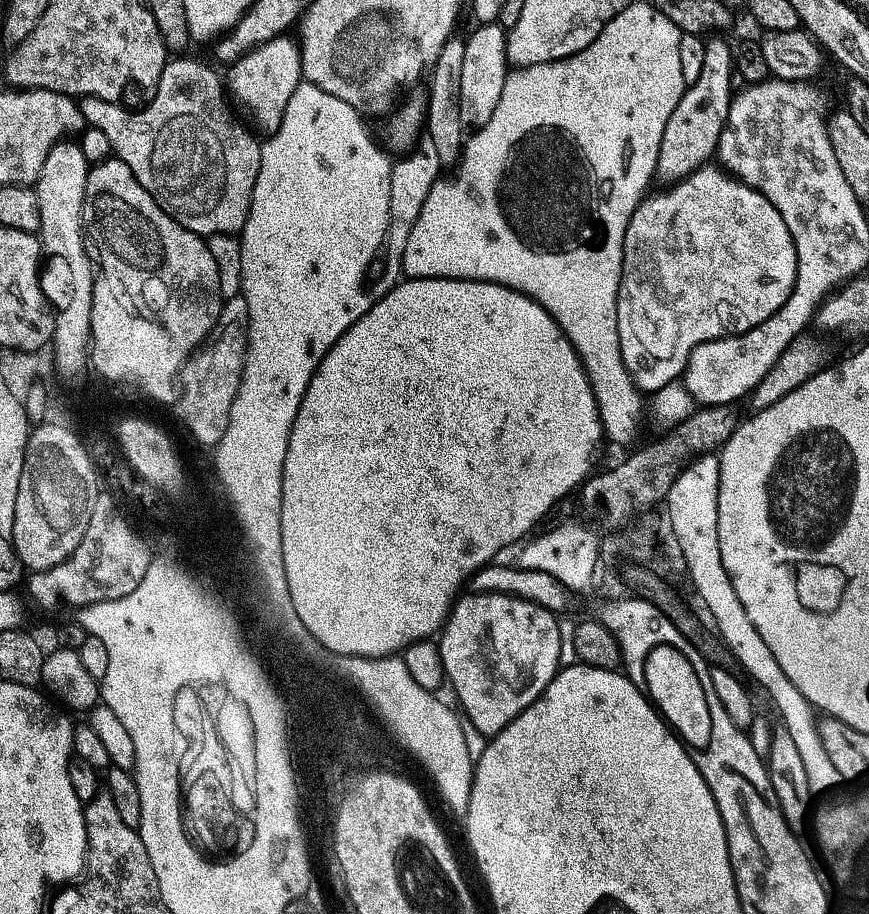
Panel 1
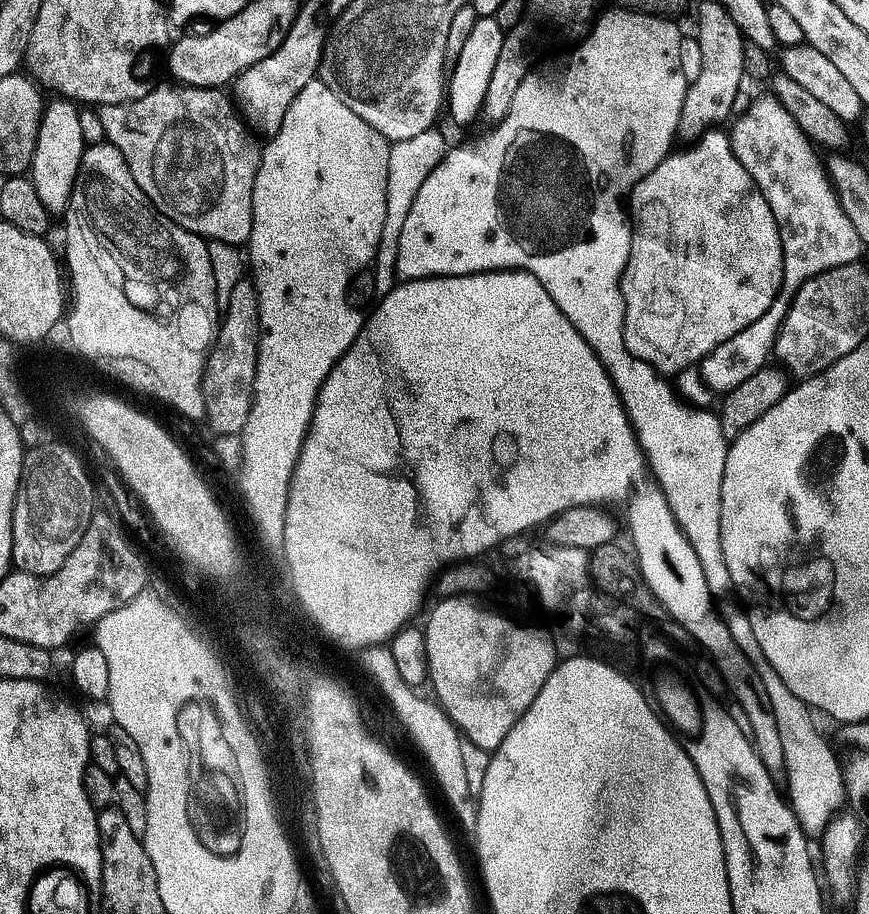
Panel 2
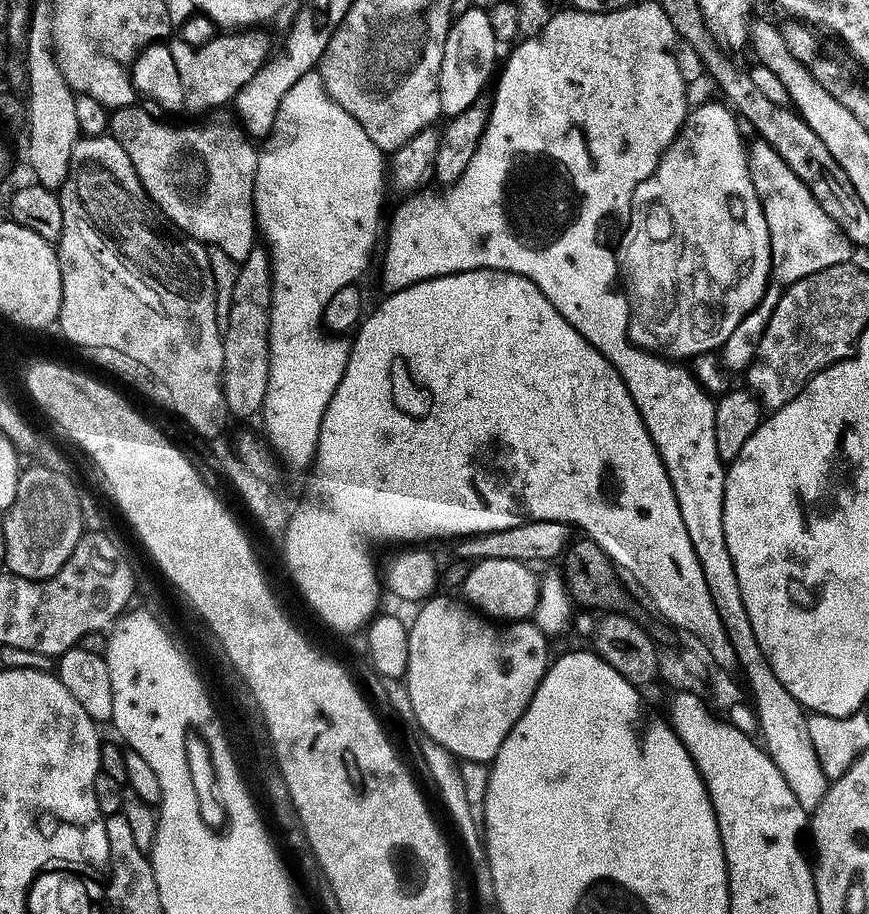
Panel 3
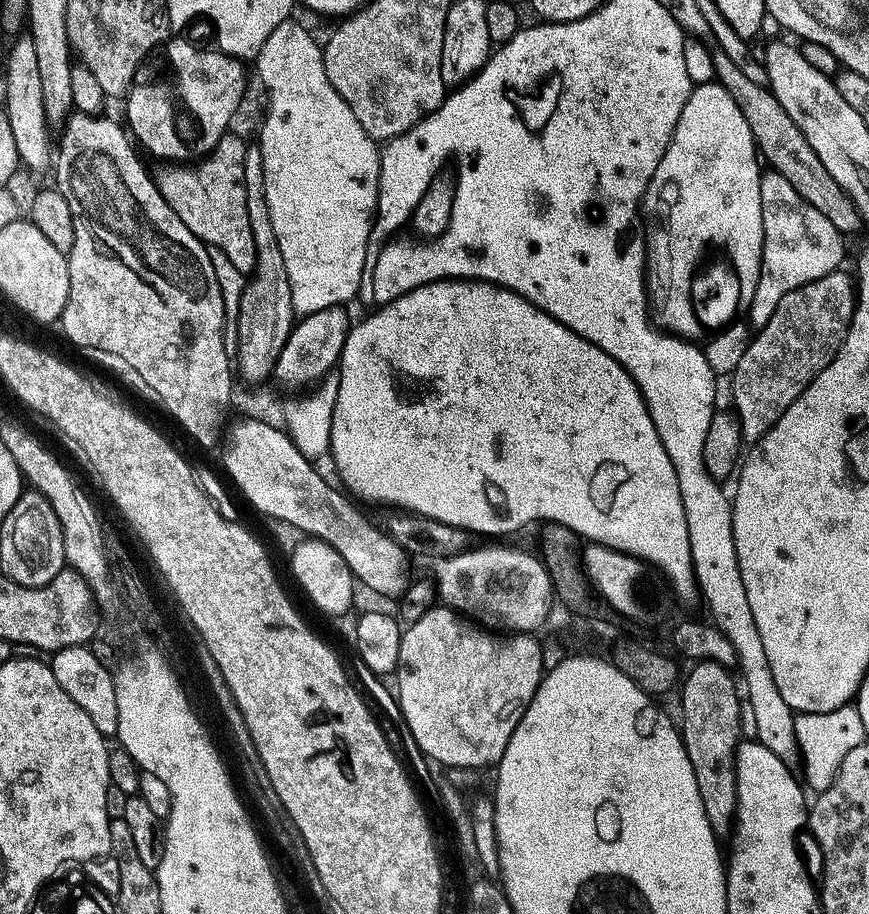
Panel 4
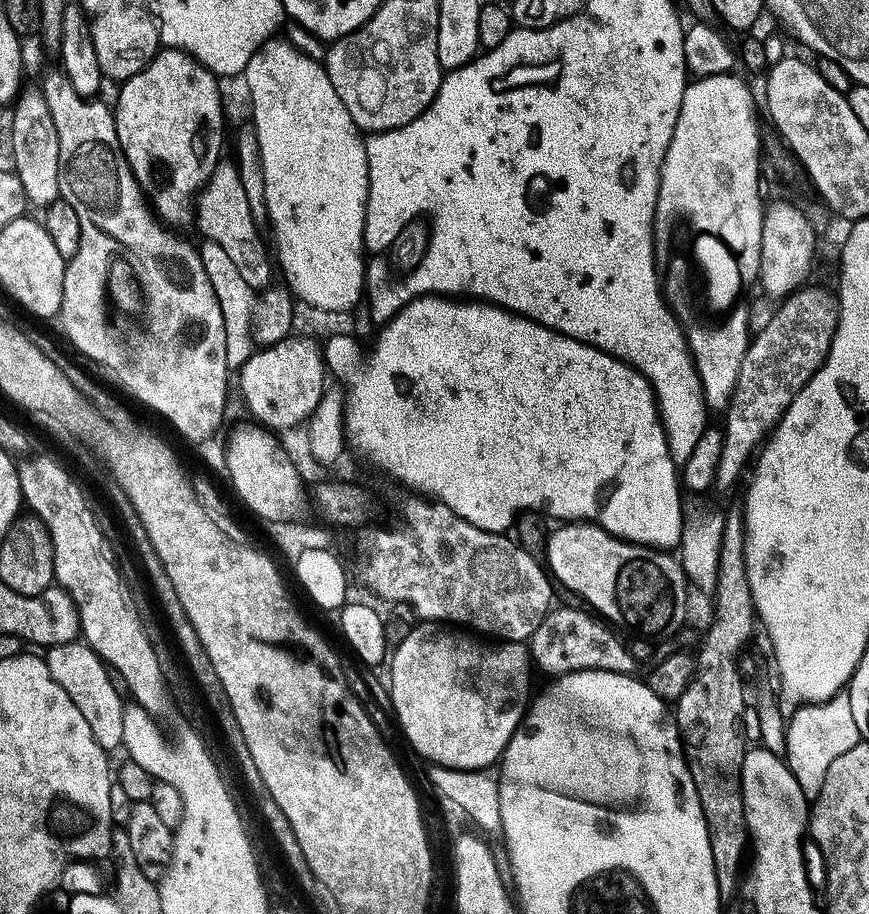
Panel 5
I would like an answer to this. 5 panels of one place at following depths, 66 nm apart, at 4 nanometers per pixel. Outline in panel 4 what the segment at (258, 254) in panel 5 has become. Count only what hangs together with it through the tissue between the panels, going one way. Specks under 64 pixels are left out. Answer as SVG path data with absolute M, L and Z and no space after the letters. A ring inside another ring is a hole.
M225 135L219 146L207 153L208 160L202 161L197 168L164 166L160 173L155 173L154 179L170 210L182 218L185 233L201 245L222 250L241 274L248 278L256 271L254 230L250 230L250 206L246 190L246 154L249 145L232 135Z

